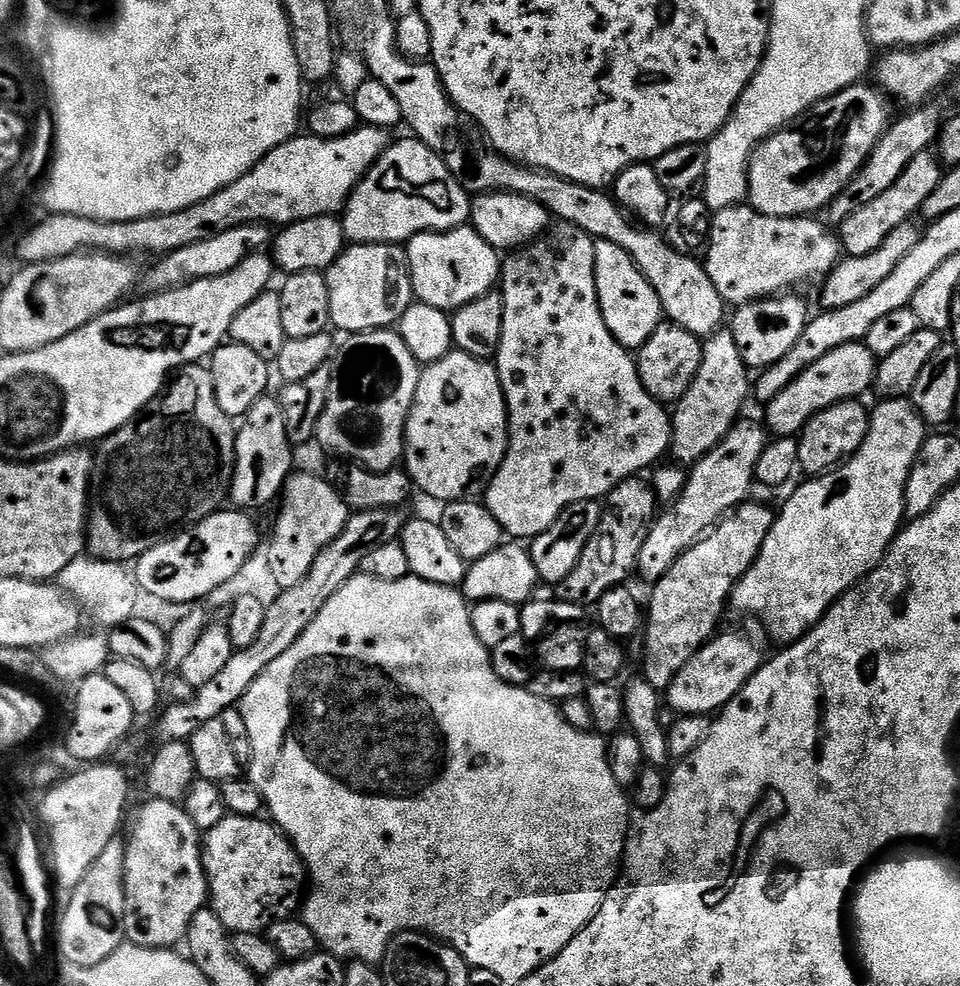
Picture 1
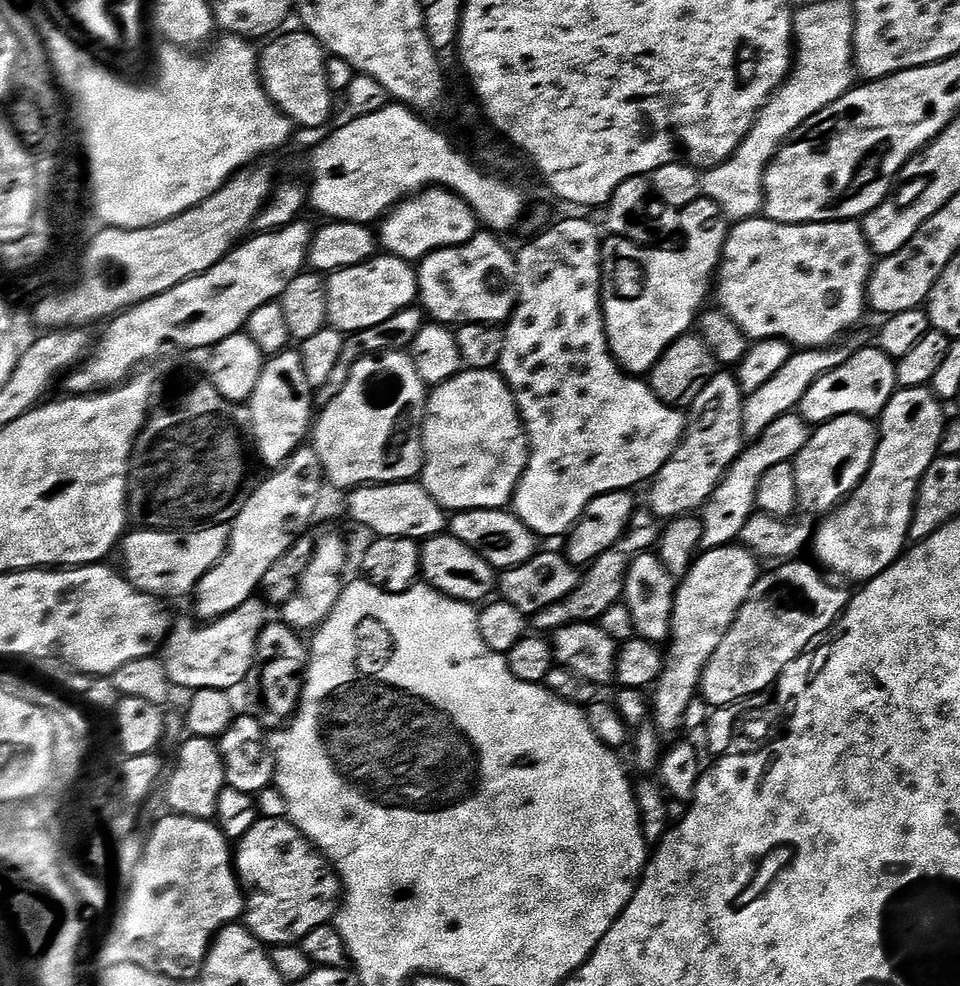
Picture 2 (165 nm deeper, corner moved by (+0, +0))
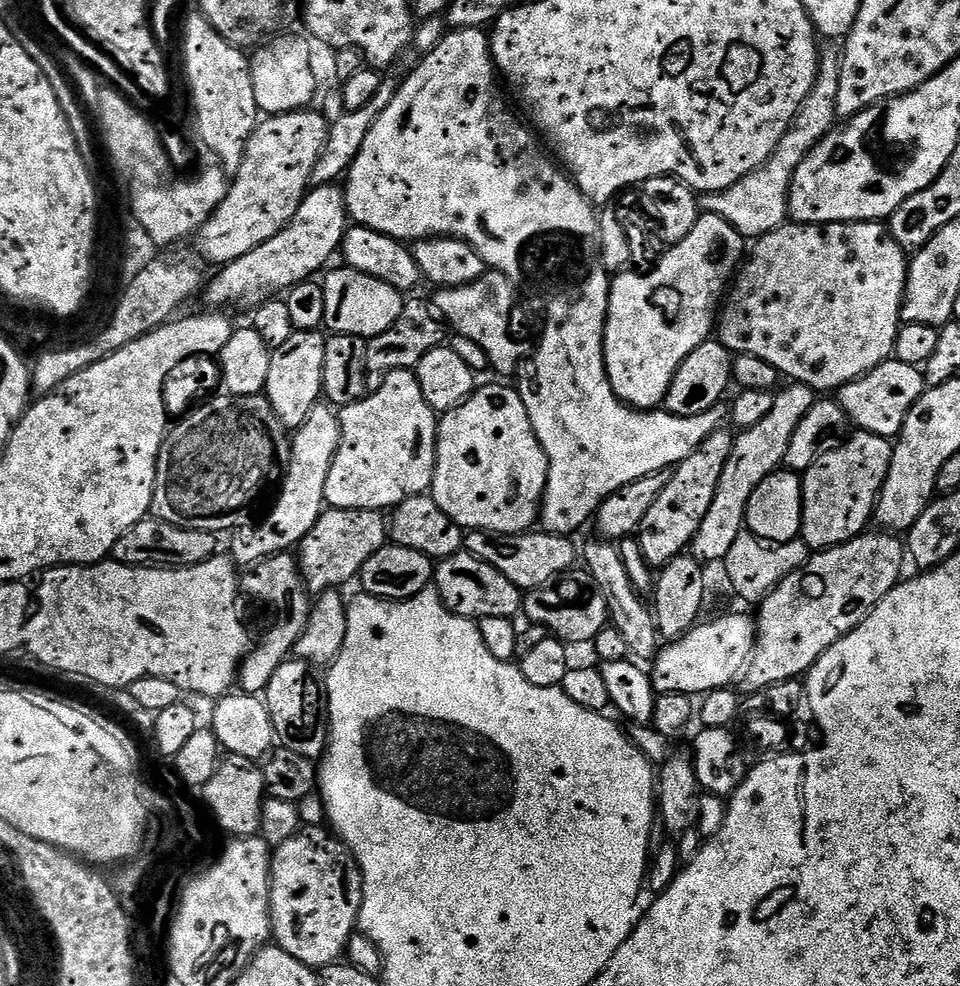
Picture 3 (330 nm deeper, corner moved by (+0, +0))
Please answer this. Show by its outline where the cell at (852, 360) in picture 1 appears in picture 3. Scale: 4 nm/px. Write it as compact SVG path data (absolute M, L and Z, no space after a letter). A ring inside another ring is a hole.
M889 358L874 366L874 370L870 370L865 376L839 388L838 402L857 429L895 438L900 435L906 422L906 414L925 391L924 374L917 365Z

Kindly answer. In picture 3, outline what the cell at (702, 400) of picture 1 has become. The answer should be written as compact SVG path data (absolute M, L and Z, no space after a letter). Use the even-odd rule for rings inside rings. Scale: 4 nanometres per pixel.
M725 430L711 432L690 454L690 458L677 464L670 482L666 482L666 490L654 498L654 506L642 518L638 529L638 539L645 561L653 570L660 569L670 558L681 555L691 545L702 526L702 518L710 511L710 502L714 502L714 494L718 494L718 482L722 479L722 470L726 470L726 458L730 458L730 450L734 439L733 433Z

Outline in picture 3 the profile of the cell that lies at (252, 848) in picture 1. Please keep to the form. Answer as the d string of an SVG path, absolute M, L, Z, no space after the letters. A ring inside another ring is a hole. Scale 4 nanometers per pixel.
M301 827L300 831L293 834L290 838L286 838L281 844L275 845L272 857L272 885L270 886L270 898L268 899L268 910L272 913L272 936L275 943L282 950L286 950L286 954L290 954L294 958L298 958L298 962L302 962L308 968L319 970L327 964L335 964L345 955L348 947L348 940L352 934L357 931L358 921L360 919L360 907L362 906L362 894L364 893L364 883L362 882L362 874L358 862L354 858L354 854L347 846L342 843L340 837L333 834L327 827L310 828Z

